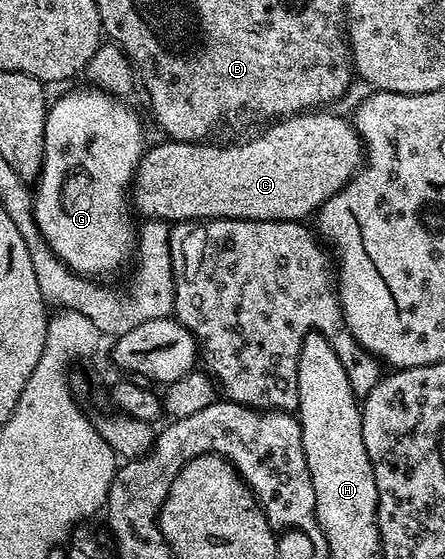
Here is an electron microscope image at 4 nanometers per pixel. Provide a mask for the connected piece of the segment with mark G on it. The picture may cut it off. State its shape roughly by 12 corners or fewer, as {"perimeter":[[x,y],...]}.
{"perimeter":[[99,87],[48,106],[32,214],[73,273],[131,262],[140,121]]}

